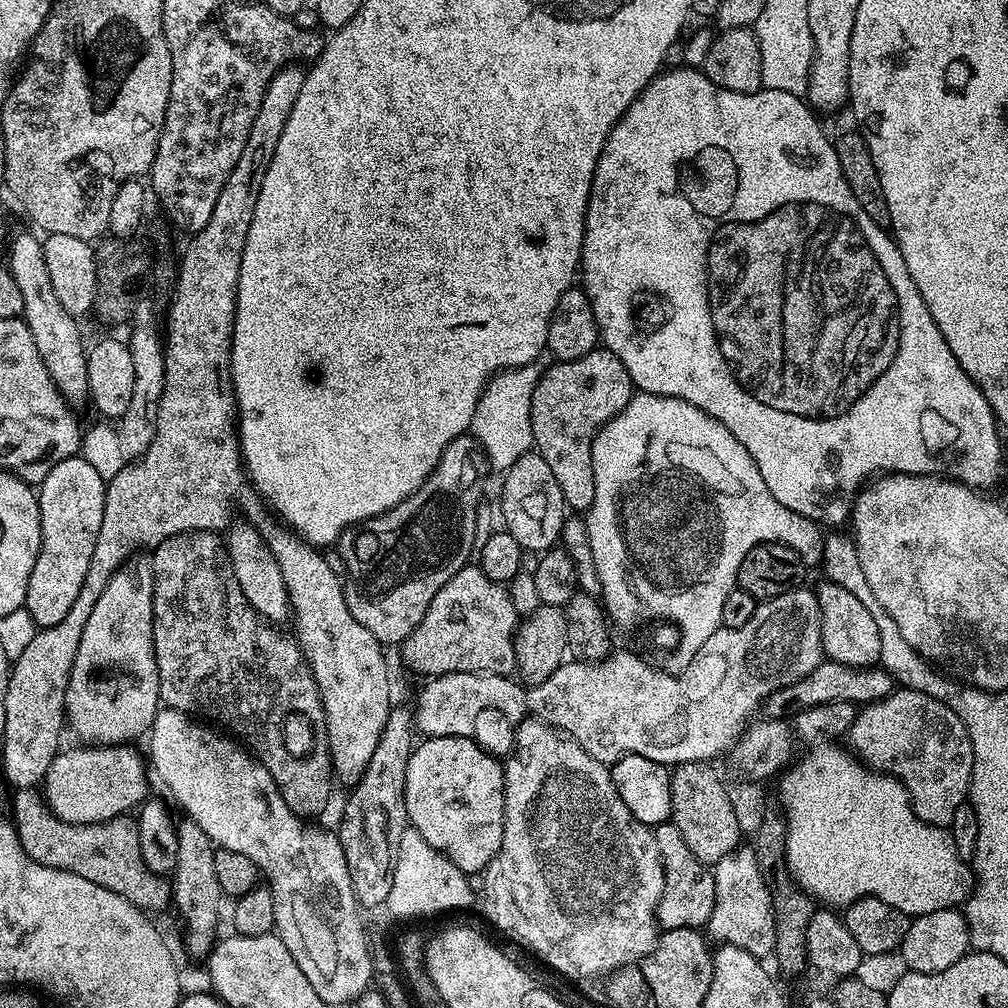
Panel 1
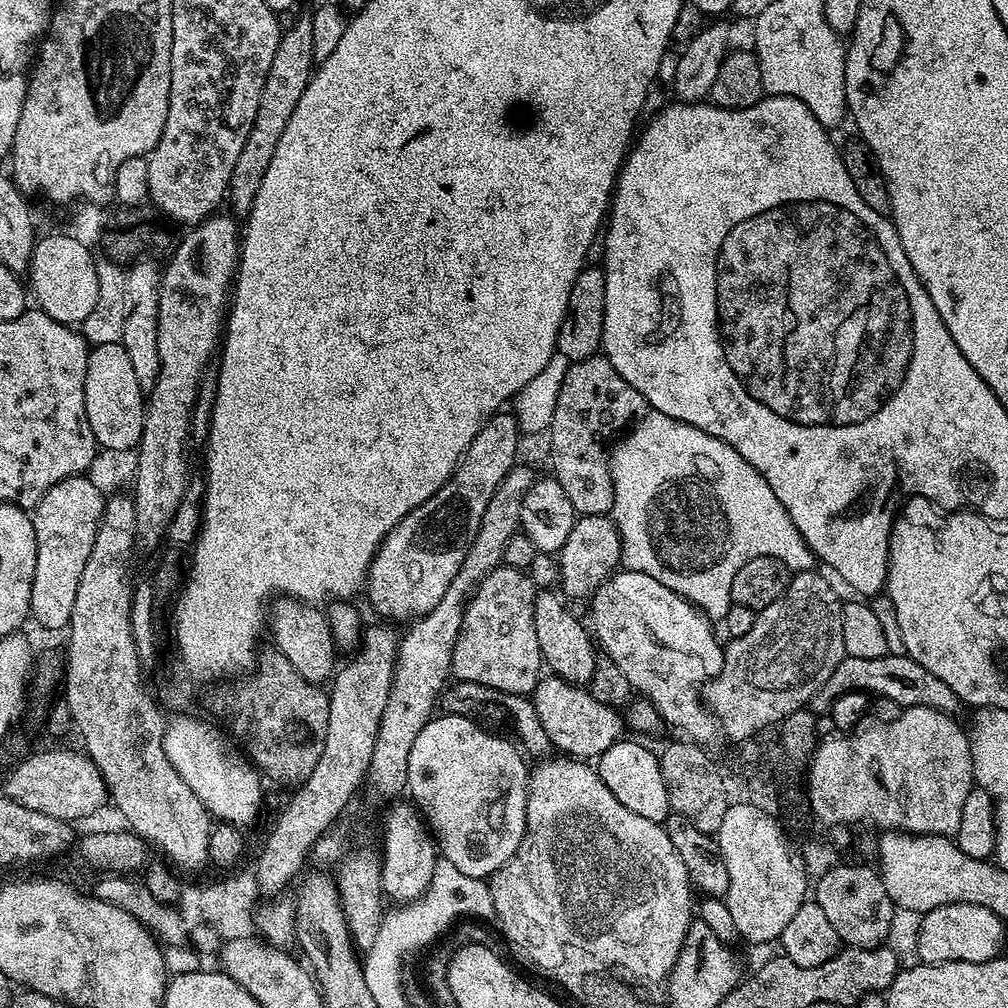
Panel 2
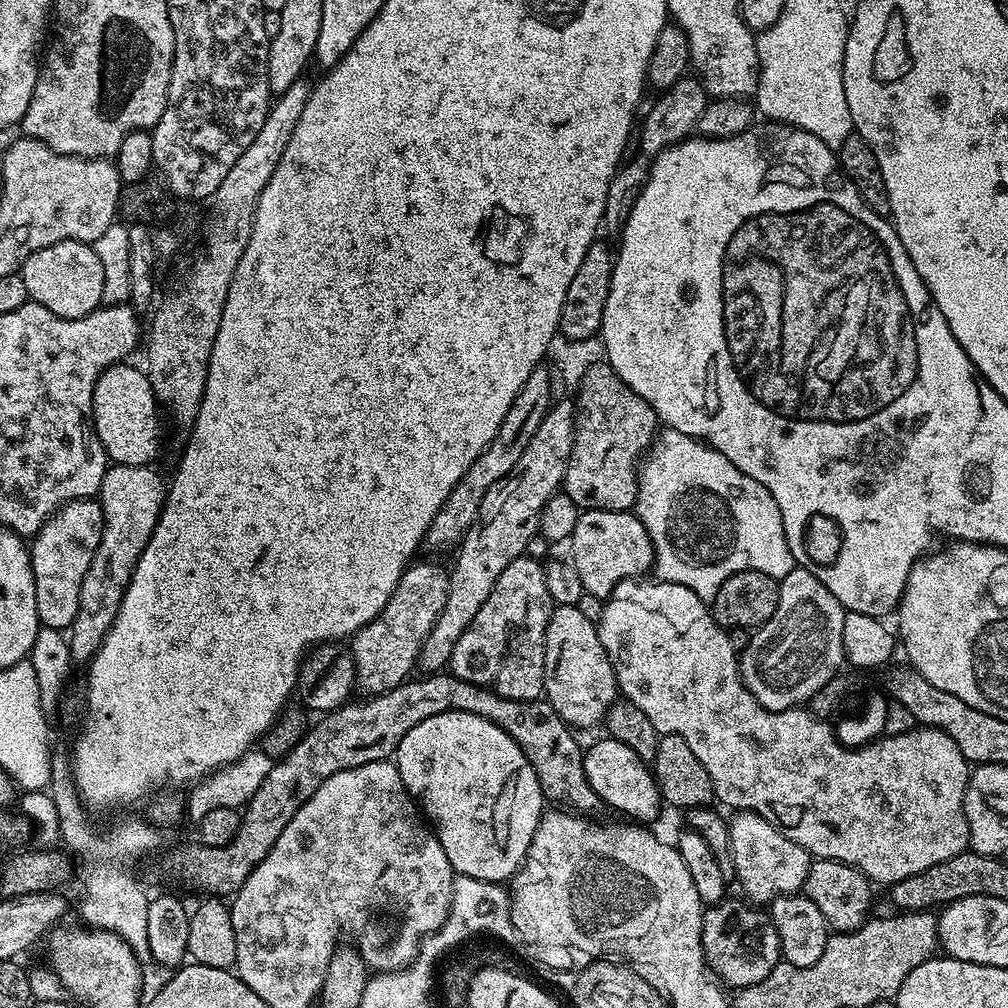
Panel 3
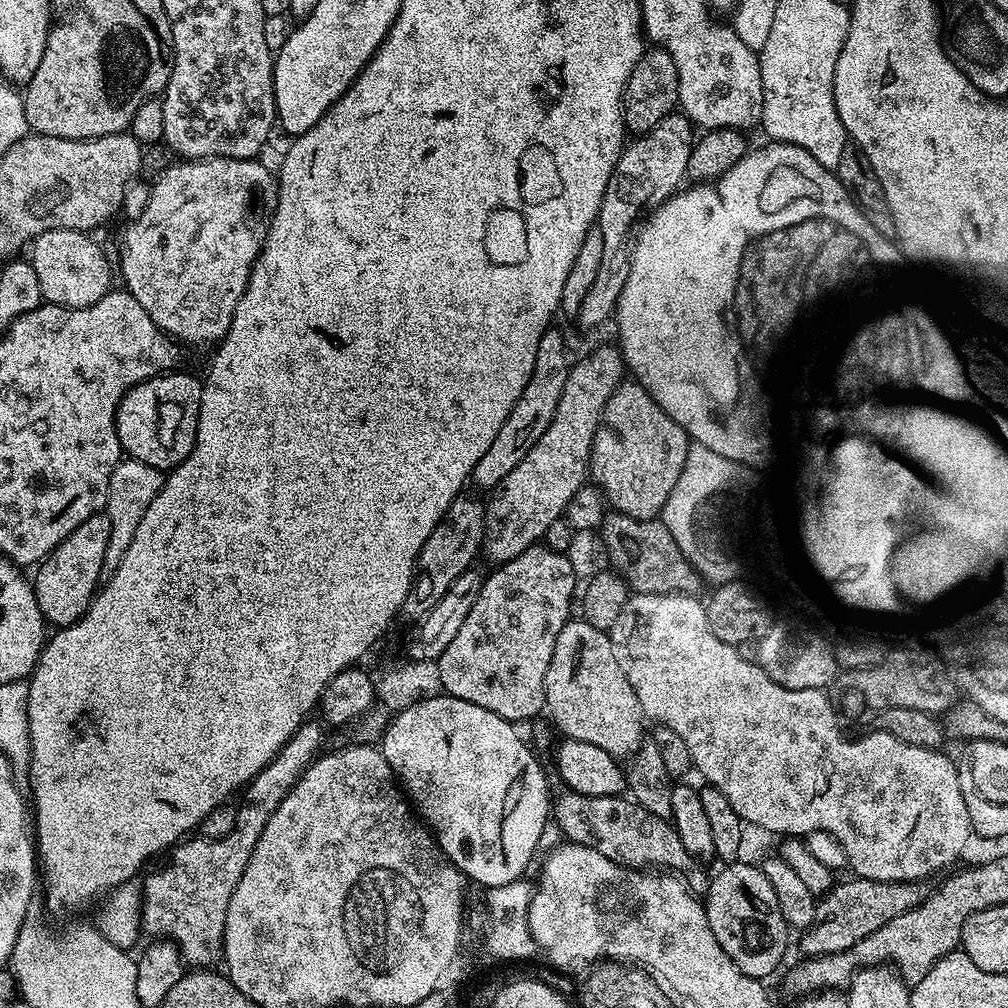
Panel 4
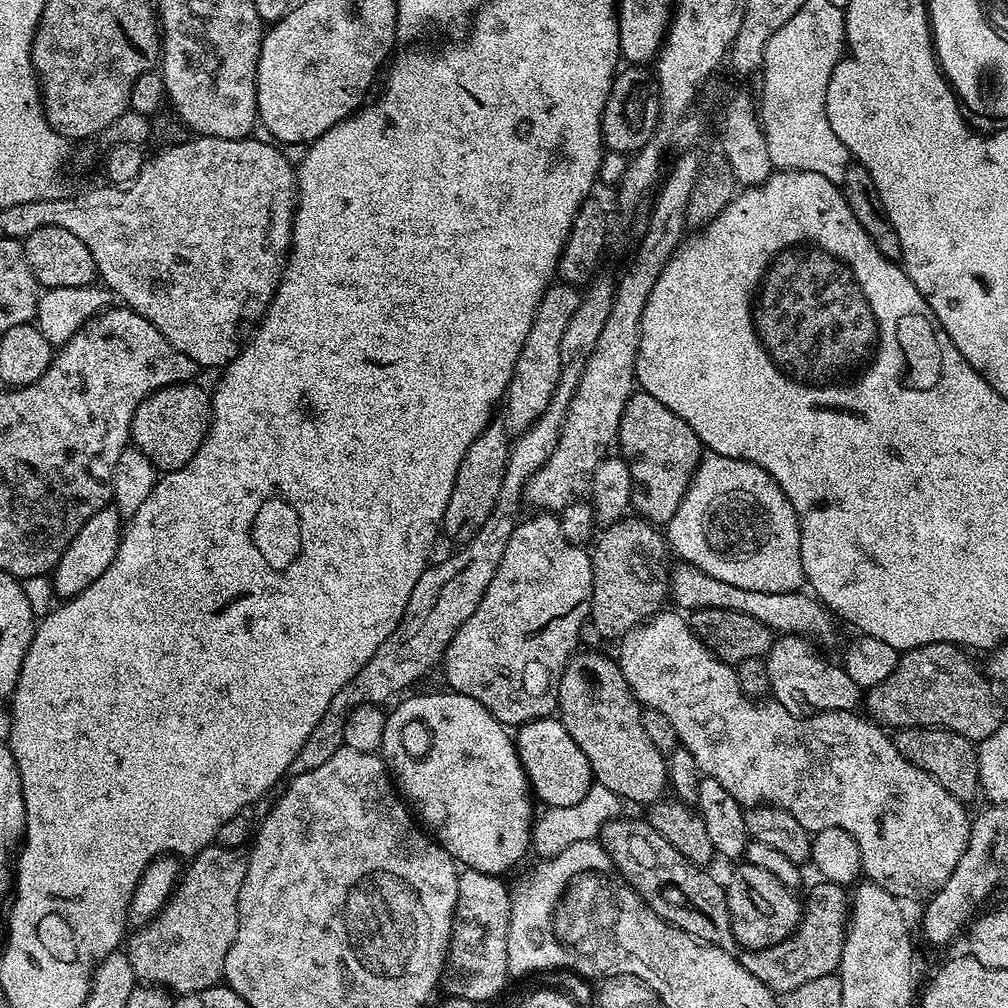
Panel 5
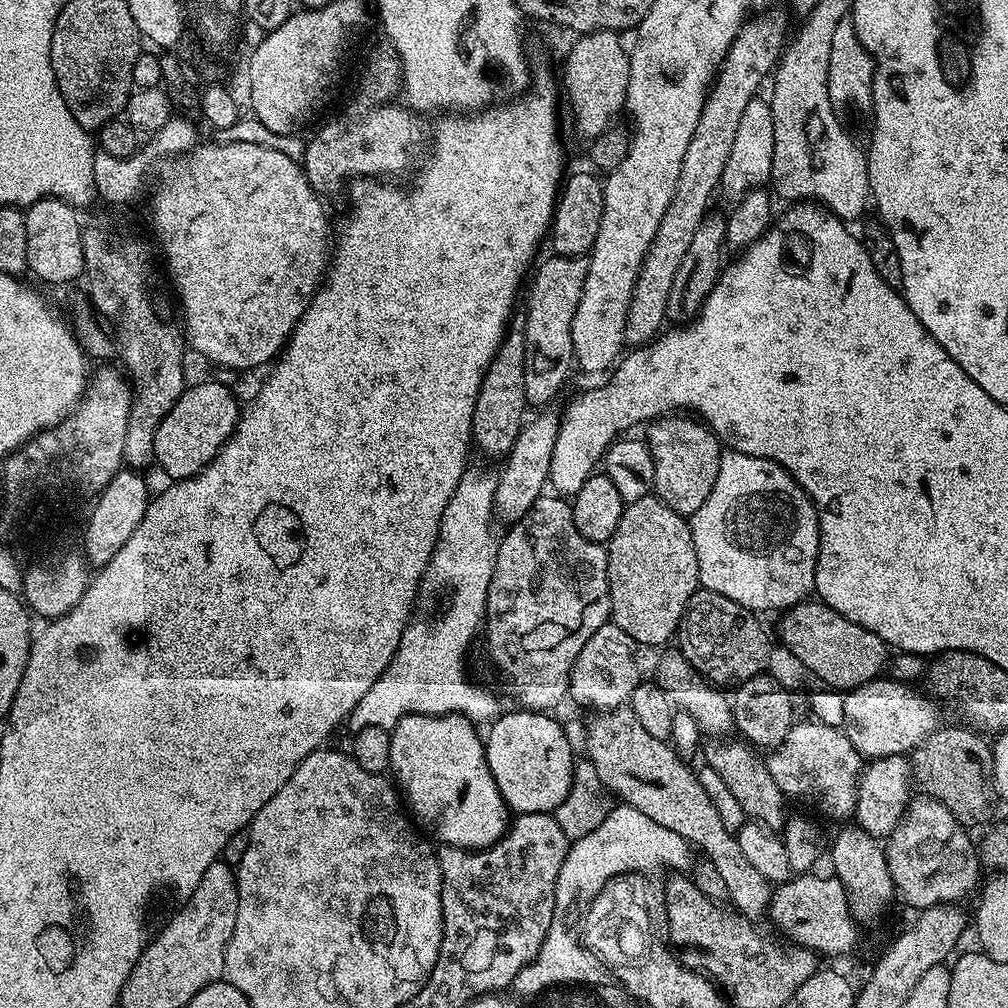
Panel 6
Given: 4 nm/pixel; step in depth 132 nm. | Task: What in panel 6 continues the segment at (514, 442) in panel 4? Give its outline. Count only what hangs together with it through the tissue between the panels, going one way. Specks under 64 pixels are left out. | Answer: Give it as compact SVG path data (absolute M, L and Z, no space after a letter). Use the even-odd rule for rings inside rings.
M549 255L549 260L535 269L531 277L532 290L528 294L528 312L524 316L524 345L526 346L526 398L529 405L548 406L560 392L560 387L568 380L568 371L574 368L572 355L572 323L574 310L578 310L578 302L582 298L582 286L586 286L588 273L587 259L578 256Z

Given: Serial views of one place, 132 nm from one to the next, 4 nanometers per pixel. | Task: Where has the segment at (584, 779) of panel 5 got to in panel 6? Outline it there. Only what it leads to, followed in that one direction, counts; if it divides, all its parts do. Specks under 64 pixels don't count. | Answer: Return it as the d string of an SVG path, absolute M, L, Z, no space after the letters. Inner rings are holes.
M505 711L497 716L491 721L488 736L486 732L484 753L490 774L494 774L494 782L504 795L504 803L513 813L555 813L572 786L574 753L570 742L566 742L564 725L547 712L515 711Z

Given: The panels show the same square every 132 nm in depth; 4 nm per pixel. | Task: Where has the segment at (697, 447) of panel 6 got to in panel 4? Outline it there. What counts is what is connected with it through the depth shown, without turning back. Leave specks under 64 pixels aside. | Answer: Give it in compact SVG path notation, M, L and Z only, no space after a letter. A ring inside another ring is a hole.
M621 382L600 411L600 424L588 459L588 476L619 515L654 520L663 513L666 498L682 472L689 443L682 426L654 402L641 384Z

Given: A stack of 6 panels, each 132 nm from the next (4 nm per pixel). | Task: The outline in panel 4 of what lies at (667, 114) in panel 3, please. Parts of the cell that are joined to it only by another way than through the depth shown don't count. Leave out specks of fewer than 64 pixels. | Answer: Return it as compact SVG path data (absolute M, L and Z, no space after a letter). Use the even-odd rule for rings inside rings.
M677 110L662 118L662 122L654 126L654 130L637 135L625 143L610 174L606 194L602 194L600 212L596 215L595 227L602 230L602 258L594 282L591 283L586 298L582 298L578 317L578 323L582 327L596 328L607 316L609 319L615 313L622 286L626 284L626 274L630 274L632 254L626 249L634 232L634 225L653 208L663 204L685 183L683 180L688 176L688 163L694 143L692 131L692 121Z

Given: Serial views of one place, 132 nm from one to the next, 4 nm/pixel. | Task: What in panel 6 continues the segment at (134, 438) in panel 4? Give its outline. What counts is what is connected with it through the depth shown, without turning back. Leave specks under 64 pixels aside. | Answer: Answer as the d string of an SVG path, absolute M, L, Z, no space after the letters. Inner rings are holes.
M211 378L204 384L185 387L154 434L155 463L161 464L165 474L172 476L168 478L173 481L197 476L236 431L236 424L242 415L241 405L236 405L235 394L216 380Z

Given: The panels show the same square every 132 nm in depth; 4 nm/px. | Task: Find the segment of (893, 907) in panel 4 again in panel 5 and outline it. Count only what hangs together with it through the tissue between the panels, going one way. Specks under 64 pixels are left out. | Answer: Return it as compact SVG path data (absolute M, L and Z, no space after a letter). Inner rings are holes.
M817 883L808 900L806 896L806 907L802 912L800 925L781 944L739 953L740 964L746 966L746 970L750 970L754 978L758 978L758 982L762 982L774 993L793 992L798 990L798 986L803 986L814 978L833 975L840 967L842 946L850 919L850 900L844 886Z

